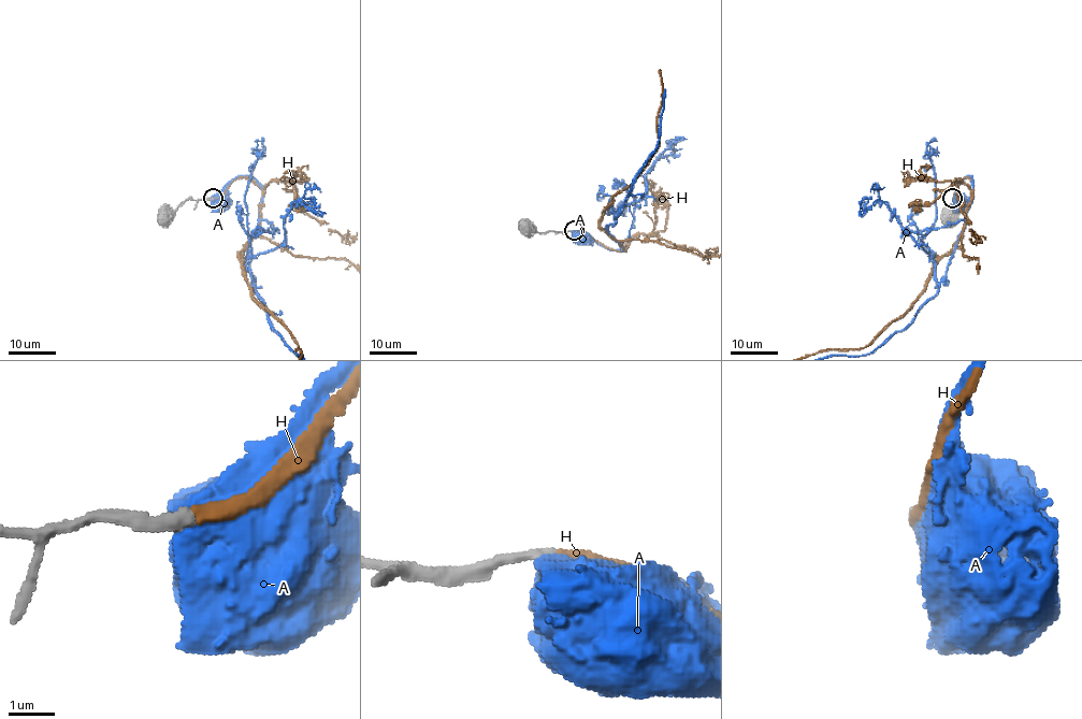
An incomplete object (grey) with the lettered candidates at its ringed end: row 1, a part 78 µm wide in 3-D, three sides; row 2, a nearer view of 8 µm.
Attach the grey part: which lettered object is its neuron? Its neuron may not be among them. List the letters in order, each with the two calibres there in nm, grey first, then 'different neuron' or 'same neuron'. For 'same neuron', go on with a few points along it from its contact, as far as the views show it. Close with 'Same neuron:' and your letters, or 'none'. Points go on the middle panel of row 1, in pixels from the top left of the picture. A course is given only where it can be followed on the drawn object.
A: calibres 280 and 850 nm; different neuron
H: calibres 240 and 280 nm; same neuron
Same neuron: H

